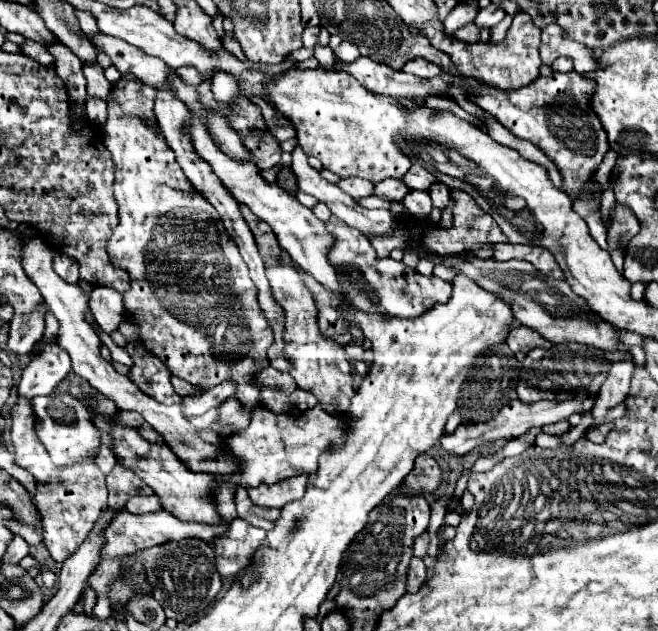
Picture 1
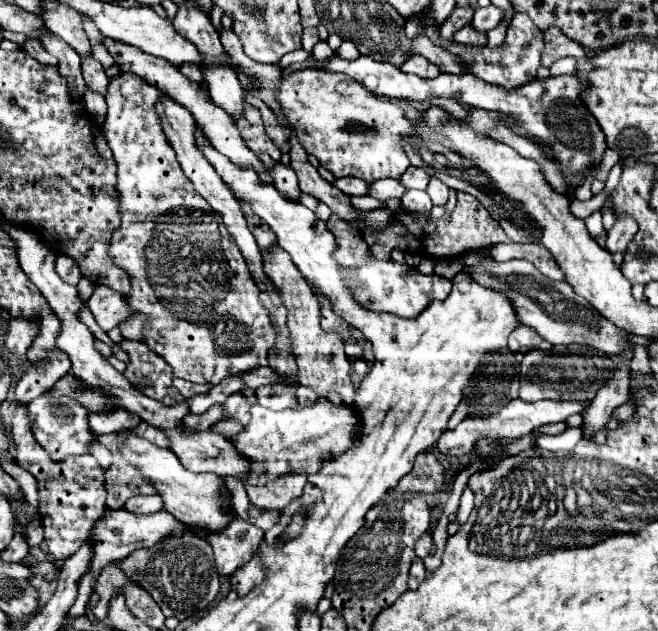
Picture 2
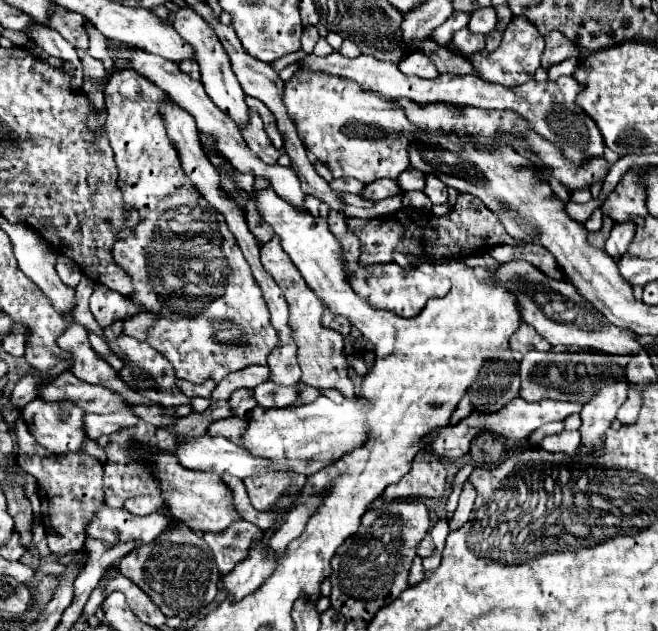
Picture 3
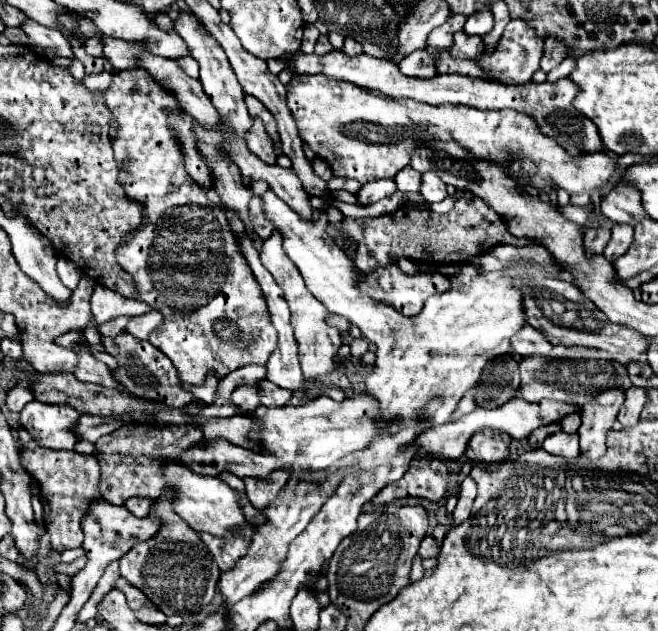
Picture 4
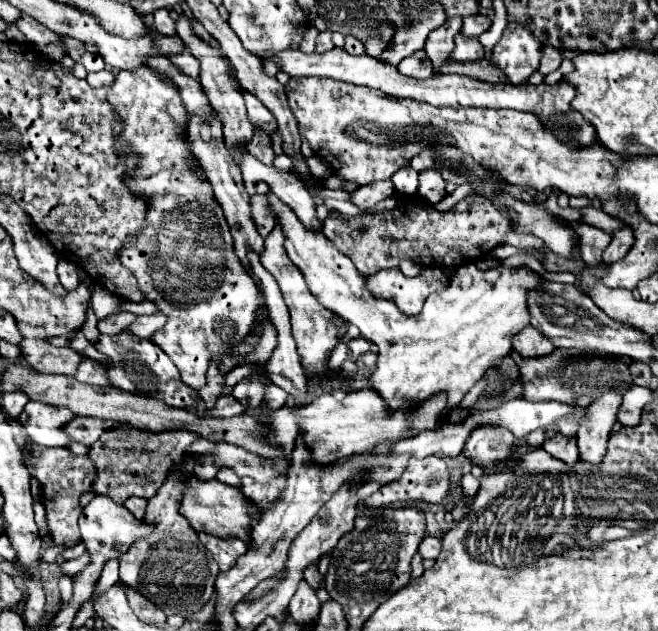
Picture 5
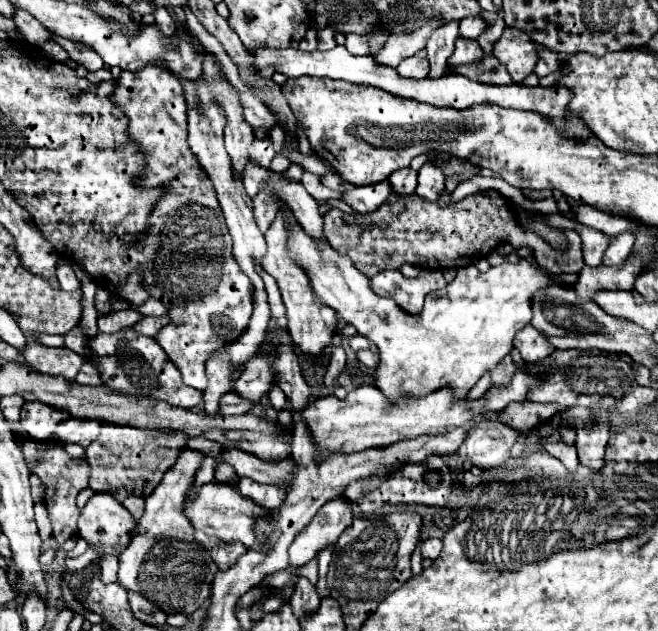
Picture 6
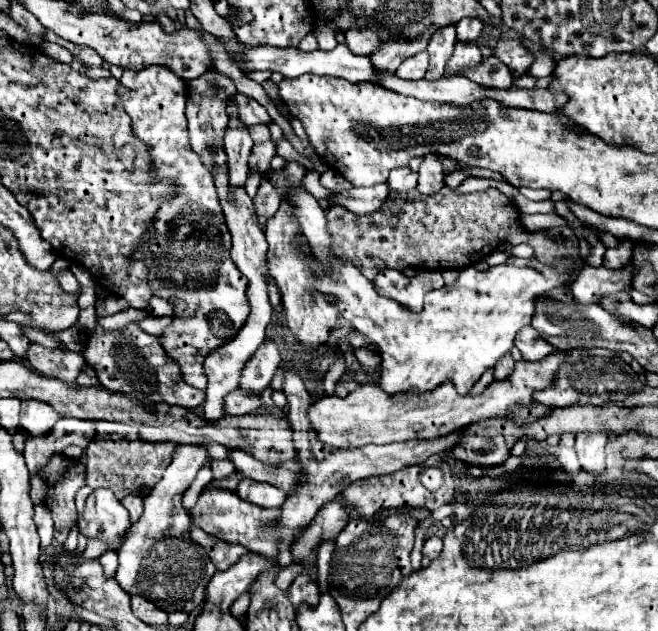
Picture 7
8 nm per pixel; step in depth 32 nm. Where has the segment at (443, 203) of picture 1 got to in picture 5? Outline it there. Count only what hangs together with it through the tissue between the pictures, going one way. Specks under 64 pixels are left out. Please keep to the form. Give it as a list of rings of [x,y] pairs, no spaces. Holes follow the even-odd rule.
[[[436,168],[422,170],[418,180],[420,180],[420,186],[416,194],[424,200],[430,200],[430,204],[436,204],[446,196],[446,182]]]

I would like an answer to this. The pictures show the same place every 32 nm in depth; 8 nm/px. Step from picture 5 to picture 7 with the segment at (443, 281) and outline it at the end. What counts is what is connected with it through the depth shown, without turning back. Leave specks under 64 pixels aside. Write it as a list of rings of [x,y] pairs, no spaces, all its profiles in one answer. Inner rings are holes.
[[[428,270],[428,272],[418,272],[414,278],[406,278],[402,272],[380,272],[374,280],[376,292],[380,296],[392,298],[398,304],[404,304],[416,312],[420,312],[422,302],[424,302],[424,294],[428,290],[436,290],[444,286],[442,274],[436,270]]]

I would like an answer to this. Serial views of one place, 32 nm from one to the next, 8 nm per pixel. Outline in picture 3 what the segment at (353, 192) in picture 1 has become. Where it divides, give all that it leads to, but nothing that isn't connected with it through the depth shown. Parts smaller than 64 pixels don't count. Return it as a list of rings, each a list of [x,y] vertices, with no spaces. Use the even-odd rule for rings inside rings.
[[[336,178],[330,184],[332,184],[332,188],[336,188],[336,192],[354,192],[354,194],[358,194],[362,190],[362,182],[352,180],[352,178]]]

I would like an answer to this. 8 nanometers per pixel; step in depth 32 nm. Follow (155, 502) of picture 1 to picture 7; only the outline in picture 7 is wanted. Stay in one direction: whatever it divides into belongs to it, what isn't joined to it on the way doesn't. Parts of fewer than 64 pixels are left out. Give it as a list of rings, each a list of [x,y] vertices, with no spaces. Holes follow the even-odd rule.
[[[126,496],[122,500],[122,504],[130,512],[130,522],[136,522],[140,518],[140,514],[142,514],[142,498],[138,498],[138,496]]]

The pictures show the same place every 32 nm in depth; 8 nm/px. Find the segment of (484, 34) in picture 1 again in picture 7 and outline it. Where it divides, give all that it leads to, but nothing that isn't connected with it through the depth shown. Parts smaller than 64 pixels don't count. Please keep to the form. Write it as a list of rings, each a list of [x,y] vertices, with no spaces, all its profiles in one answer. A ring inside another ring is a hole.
[[[472,42],[472,44],[456,44],[456,50],[452,54],[452,58],[448,60],[448,66],[446,66],[446,72],[444,76],[460,76],[464,68],[474,68],[476,64],[480,64],[482,56],[480,56],[480,50],[478,50],[478,44]]]

